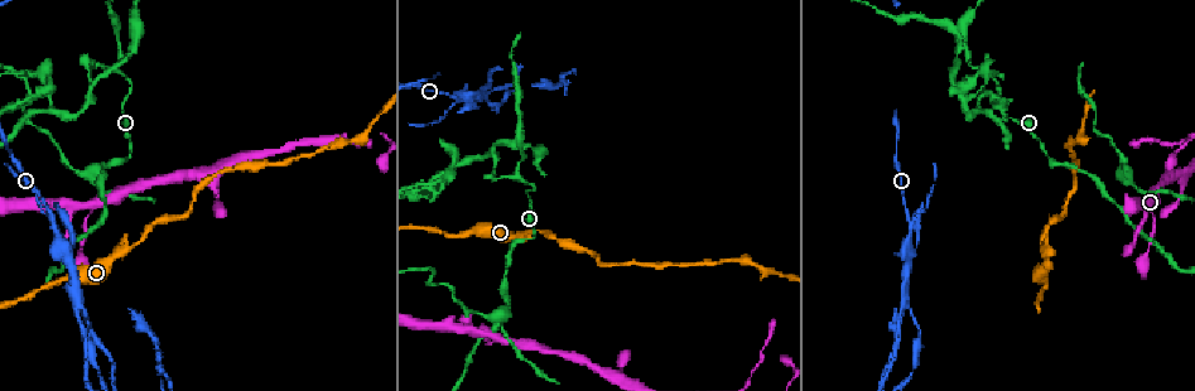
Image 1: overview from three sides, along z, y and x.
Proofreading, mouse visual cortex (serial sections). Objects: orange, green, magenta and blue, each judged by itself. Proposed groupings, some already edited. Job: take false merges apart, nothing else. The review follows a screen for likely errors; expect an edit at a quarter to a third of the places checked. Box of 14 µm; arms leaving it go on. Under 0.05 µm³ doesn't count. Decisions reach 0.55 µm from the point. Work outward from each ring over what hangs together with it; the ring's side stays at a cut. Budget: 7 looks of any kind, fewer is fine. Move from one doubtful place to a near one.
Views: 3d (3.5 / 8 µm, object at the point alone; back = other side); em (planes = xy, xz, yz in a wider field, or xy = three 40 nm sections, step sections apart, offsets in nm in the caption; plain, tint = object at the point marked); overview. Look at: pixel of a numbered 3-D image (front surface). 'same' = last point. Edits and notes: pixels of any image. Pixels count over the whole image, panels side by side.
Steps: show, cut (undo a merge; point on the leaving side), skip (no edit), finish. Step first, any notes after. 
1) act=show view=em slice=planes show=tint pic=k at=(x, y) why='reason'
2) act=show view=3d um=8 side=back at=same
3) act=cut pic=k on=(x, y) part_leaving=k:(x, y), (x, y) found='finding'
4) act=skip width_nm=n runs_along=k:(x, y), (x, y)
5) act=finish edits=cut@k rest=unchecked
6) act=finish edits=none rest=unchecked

act=show view=3d um=3.5 pic=1 at=(537, 230)

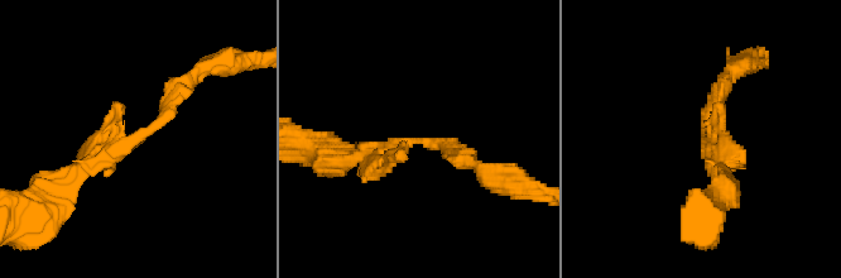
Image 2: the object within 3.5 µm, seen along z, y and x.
act=show view=em slice=xy step=5 show=tint pic=2 at=(418, 141) why='now the EM'

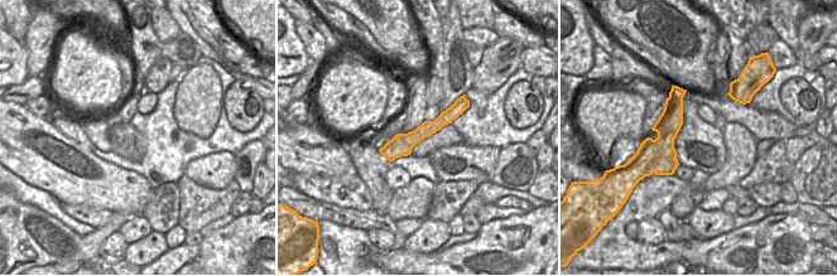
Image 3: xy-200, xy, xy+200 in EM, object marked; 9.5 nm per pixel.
act=skip runs_along=2:(66, 181), (150, 130), (193, 80) found='all the same cell'

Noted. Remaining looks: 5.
act=show view=3d um=8 pic=1 at=(476, 333) why='sharp bend'

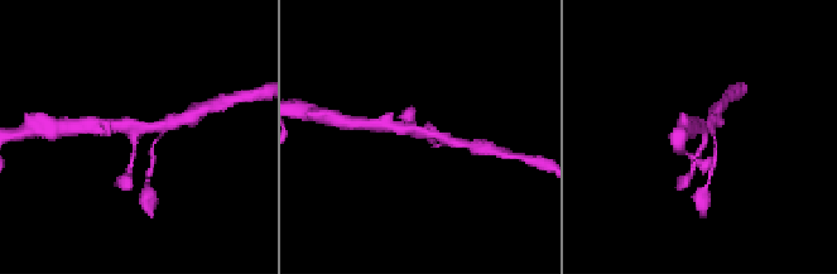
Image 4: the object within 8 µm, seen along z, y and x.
act=show view=em slice=xy step=3 show=tint pic=4 at=(705, 132) why='need the tissue'

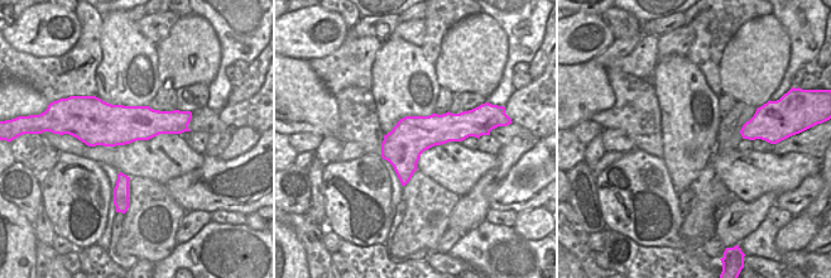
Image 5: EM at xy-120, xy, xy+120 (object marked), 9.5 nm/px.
act=skip arms=3 runs_along=4:(171, 123), (138, 126), (131, 163) found='all the same cell'

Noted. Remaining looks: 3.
act=show view=3d um=3.5 pic=1 at=(609, 372) why='three arms meet'

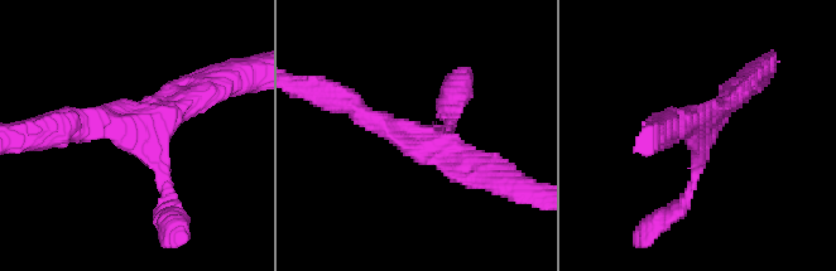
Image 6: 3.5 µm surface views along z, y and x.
act=show view=em slice=xy step=3 show=tint pic=6 at=(127, 124) arms=3 arm_widths_nm=200,300,300

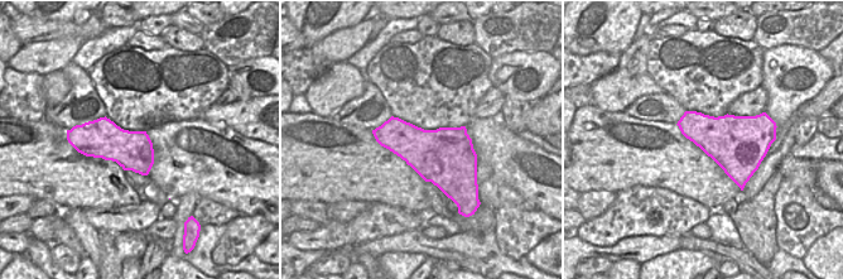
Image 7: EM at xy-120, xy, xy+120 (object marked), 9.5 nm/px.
act=skip runs_along=6:(335, 96), (481, 170) found='one cell here'

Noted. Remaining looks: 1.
act=finish edits=none rest=unchecked

